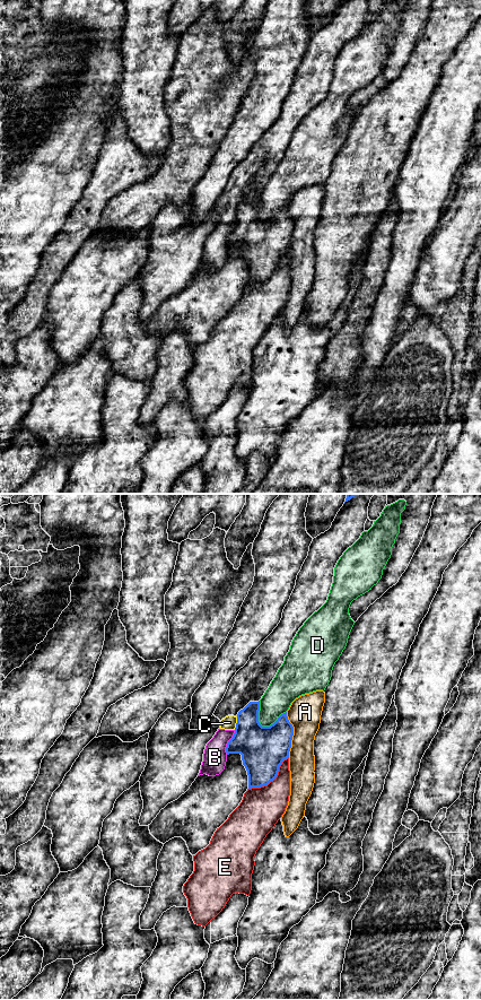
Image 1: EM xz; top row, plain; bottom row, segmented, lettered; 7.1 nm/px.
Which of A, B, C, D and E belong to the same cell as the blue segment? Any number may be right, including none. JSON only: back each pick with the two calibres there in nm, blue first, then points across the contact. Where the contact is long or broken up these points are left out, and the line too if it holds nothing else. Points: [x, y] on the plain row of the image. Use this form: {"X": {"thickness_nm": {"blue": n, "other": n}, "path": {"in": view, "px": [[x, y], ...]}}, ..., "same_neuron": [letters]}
{"same_neuron": []}

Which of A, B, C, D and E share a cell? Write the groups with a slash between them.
A / B C / D / E

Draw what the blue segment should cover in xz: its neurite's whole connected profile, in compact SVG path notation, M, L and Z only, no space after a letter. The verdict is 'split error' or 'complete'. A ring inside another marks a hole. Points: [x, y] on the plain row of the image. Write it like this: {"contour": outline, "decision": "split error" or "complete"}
{"contour": "M260 194L250 195L238 206L235 227L226 241L227 249L242 249L248 282L268 279L277 271L280 259L289 251L294 229L287 206L270 220L262 220L259 205Z", "decision": "complete"}

